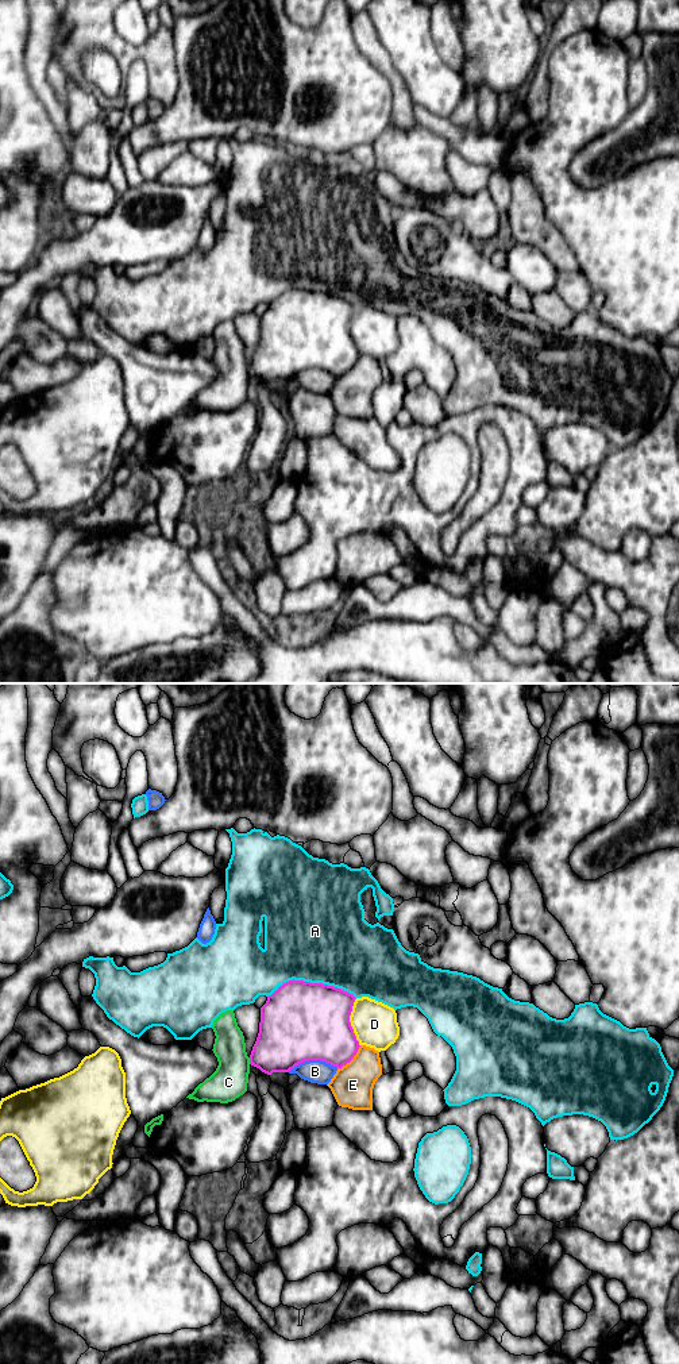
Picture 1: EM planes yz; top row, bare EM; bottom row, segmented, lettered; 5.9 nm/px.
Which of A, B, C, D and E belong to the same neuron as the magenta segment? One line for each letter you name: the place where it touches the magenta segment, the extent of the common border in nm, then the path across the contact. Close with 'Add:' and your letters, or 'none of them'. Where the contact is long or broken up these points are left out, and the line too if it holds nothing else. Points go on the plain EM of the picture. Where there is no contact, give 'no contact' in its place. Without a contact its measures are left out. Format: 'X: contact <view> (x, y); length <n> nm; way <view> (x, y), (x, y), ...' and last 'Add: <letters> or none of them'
Add: none of them

